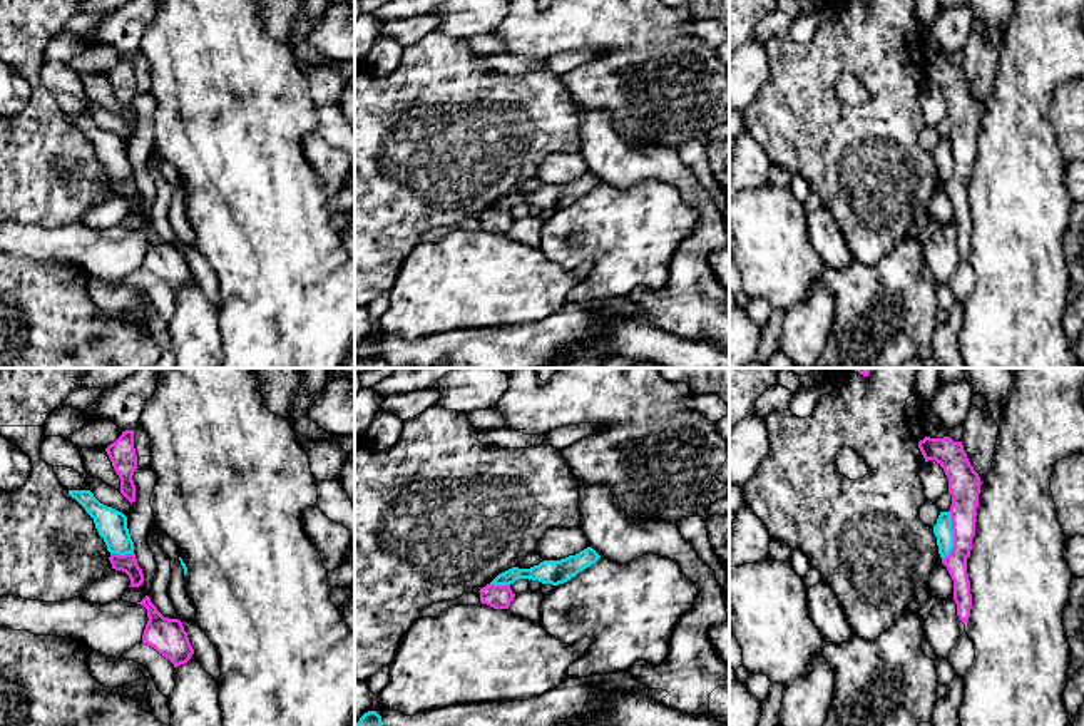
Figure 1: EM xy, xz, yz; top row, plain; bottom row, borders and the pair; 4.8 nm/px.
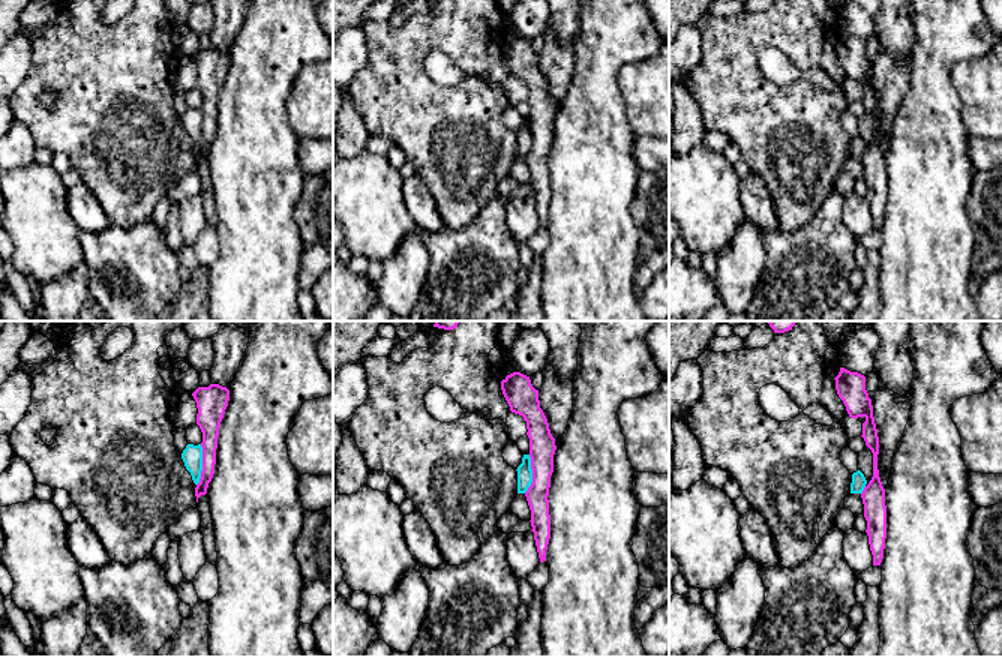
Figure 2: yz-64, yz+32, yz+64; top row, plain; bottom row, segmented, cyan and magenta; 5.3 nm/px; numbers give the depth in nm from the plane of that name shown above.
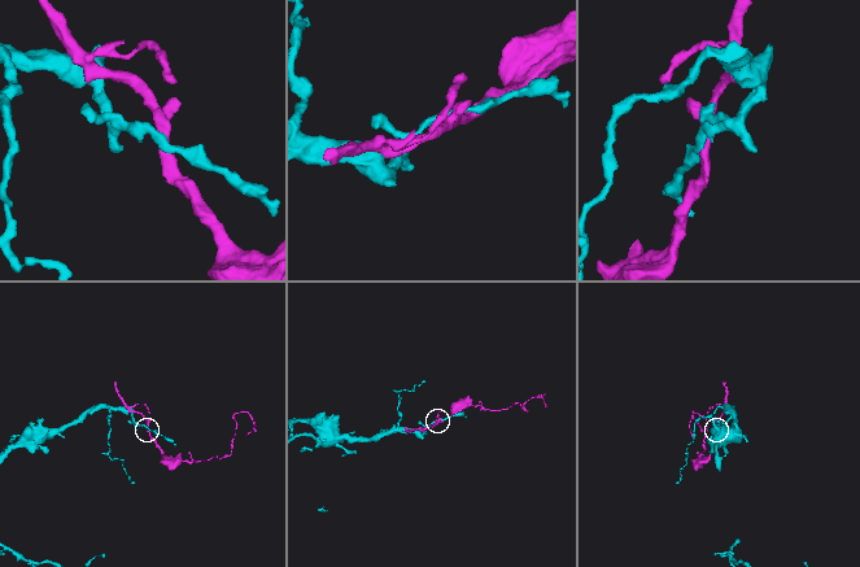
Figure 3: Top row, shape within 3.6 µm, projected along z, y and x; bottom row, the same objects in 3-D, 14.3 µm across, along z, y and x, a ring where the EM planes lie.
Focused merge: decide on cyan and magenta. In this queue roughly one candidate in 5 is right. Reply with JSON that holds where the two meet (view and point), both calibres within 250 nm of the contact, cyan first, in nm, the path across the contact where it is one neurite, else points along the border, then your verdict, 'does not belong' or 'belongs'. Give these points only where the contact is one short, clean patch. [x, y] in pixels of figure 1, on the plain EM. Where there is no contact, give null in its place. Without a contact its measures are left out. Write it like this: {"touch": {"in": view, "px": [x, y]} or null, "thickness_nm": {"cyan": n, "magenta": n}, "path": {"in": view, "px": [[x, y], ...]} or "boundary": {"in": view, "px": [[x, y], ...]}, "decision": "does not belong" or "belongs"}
{"touch": {"in": "yz", "px": [952, 161]}, "thickness_nm": {"cyan": 90, "magenta": 160}, "decision": "does not belong"}

